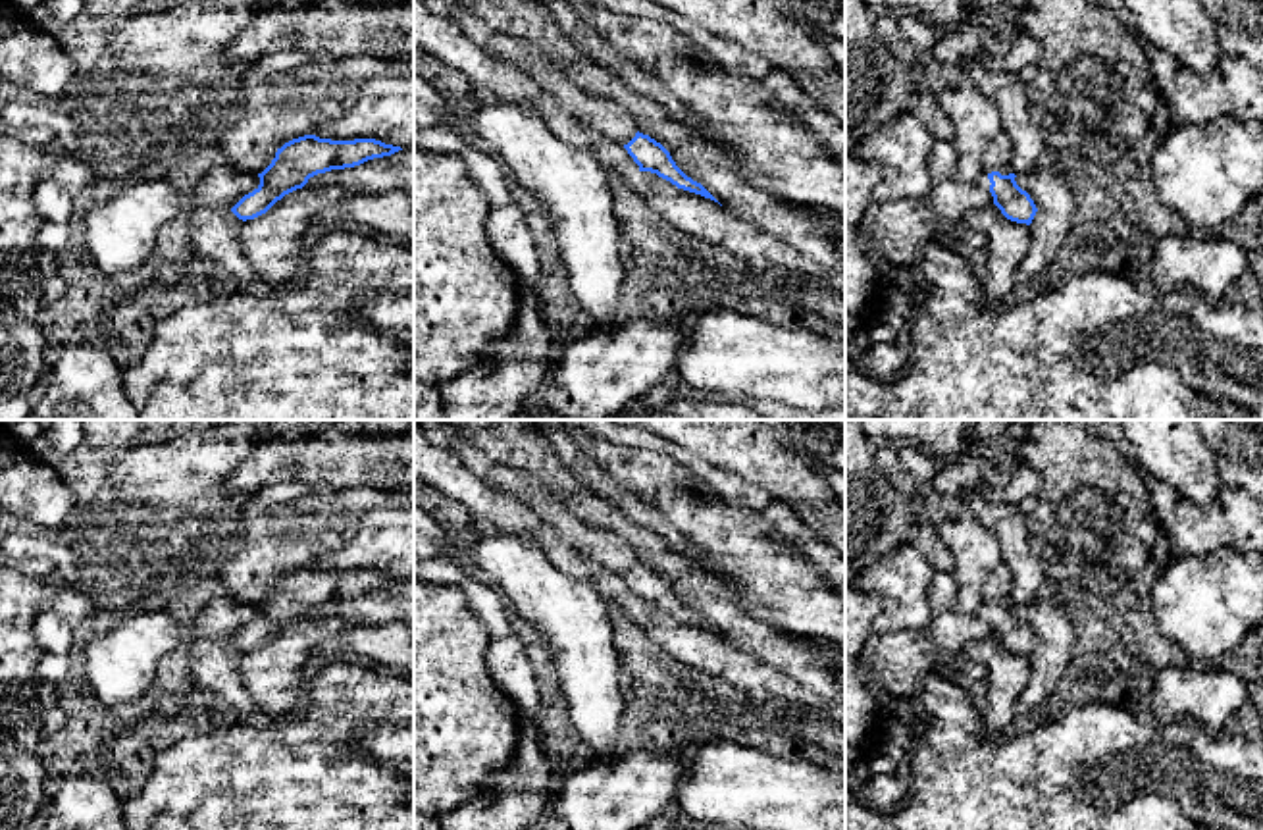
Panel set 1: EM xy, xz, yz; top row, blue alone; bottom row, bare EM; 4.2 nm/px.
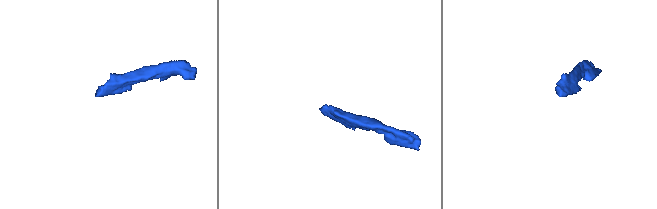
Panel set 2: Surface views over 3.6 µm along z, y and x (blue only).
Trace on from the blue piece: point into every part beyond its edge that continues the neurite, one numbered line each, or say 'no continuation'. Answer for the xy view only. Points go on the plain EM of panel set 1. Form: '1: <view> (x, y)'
no continuation

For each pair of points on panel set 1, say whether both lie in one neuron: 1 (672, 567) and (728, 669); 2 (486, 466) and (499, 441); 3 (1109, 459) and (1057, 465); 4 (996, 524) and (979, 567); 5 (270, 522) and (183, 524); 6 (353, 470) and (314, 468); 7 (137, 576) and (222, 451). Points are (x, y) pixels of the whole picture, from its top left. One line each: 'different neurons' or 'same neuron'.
1: different neurons
2: different neurons
3: same neuron
4: different neurons
5: different neurons
6: same neuron
7: same neuron

